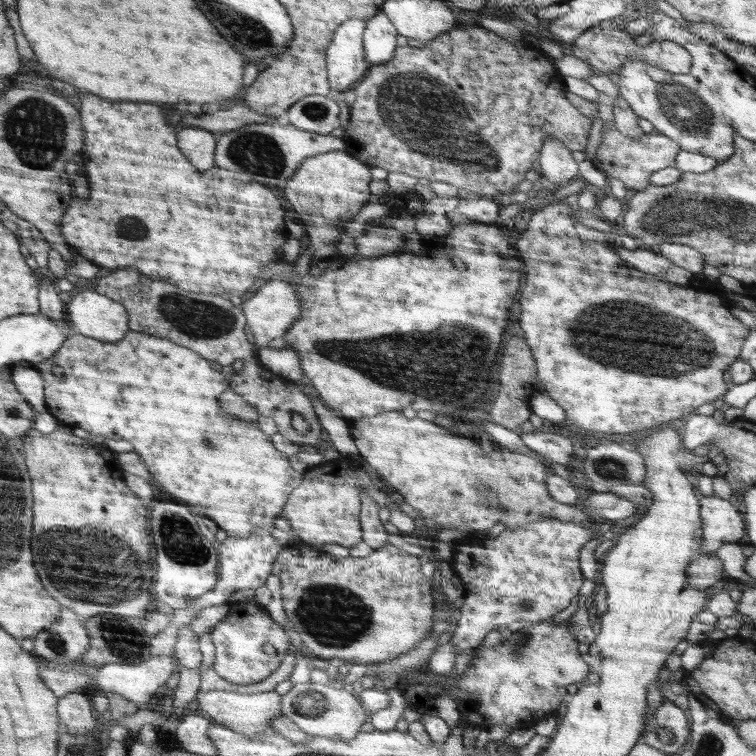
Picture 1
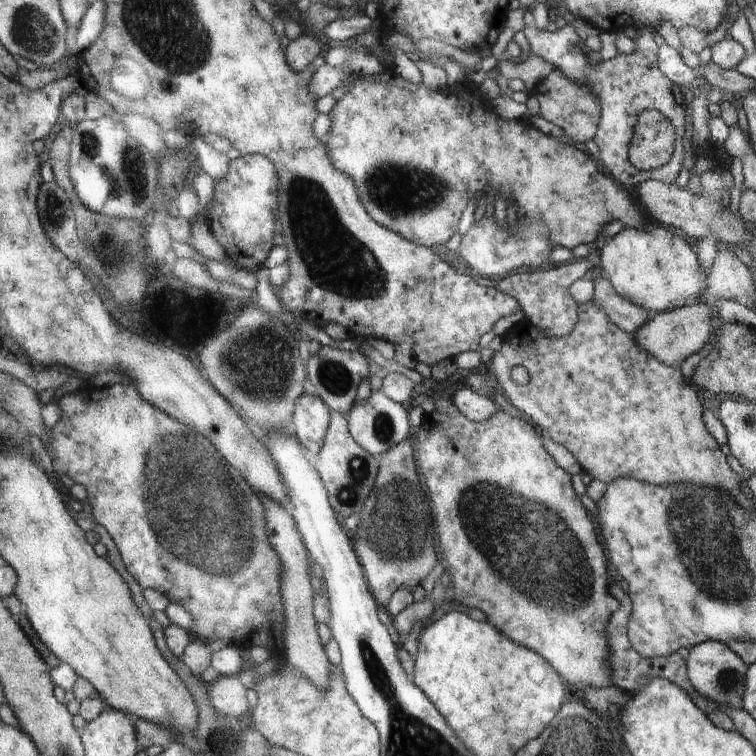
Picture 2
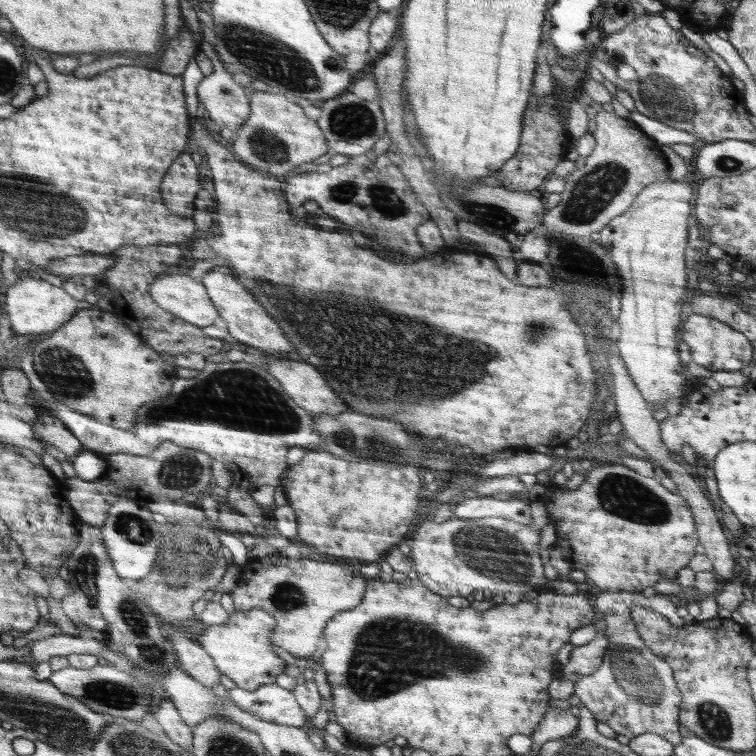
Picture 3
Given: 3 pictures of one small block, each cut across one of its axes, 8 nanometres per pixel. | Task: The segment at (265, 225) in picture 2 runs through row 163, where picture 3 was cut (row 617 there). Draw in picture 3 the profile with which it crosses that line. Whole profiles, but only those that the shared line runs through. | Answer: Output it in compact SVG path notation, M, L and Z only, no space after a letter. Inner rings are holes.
M265 610L236 611L229 615L226 624L204 626L204 630L194 637L210 655L218 673L234 681L237 688L254 691L261 685L273 684L274 678L284 670L284 661L274 652L271 642L277 624L272 614Z

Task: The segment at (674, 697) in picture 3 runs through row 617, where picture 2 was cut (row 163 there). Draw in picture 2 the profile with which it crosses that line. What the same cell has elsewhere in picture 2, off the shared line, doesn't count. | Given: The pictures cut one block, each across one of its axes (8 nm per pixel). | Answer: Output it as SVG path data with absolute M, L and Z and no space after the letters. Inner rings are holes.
M569 18L560 20L560 32L538 29L536 26L525 26L522 32L526 40L530 42L531 53L548 60L555 69L566 74L568 80L592 88L592 92L602 102L603 116L600 117L599 130L593 138L598 148L598 161L602 170L611 174L618 182L630 188L638 187L638 184L650 179L662 181L664 184L674 184L678 178L678 170L684 164L684 96L682 92L676 92L677 84L672 84L660 70L658 58L659 47L654 41L655 30L642 27L637 29L636 50L625 54L618 53L614 58L592 65L587 59L588 49L584 41L578 36L574 26L569 23ZM644 111L660 111L662 116L668 118L676 130L675 152L672 160L664 164L662 168L640 171L640 166L635 166L628 160L628 148L634 138L638 116Z

